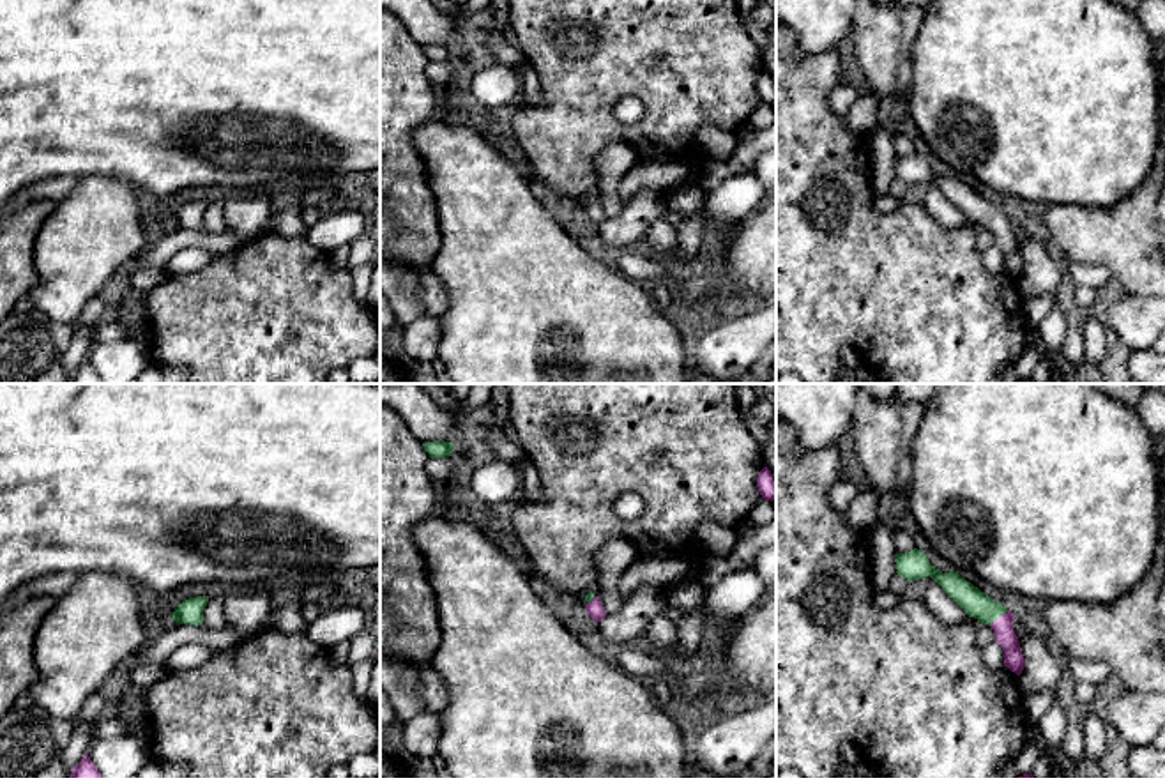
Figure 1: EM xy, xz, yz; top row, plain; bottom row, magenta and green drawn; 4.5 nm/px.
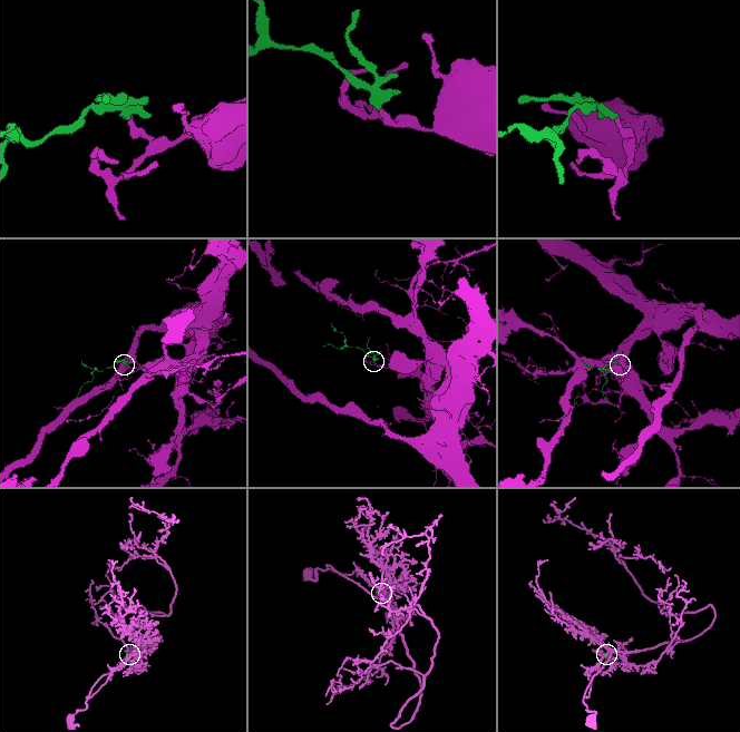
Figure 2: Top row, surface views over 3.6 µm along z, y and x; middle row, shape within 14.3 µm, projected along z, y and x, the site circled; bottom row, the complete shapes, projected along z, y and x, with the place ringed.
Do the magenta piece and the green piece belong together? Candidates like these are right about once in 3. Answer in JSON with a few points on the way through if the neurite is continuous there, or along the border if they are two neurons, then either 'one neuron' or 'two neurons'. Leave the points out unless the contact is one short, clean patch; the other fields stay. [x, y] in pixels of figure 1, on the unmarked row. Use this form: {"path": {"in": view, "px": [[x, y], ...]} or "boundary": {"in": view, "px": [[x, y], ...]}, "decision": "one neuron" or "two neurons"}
{"path": {"in": "yz", "px": [[1003, 232], [1001, 220], [974, 207]]}, "decision": "one neuron"}

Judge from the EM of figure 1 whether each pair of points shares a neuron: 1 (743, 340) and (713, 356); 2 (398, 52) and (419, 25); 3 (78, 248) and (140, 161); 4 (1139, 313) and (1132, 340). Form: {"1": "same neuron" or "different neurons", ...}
{"1": "same neuron", "2": "different neurons", "3": "different neurons", "4": "same neuron"}

